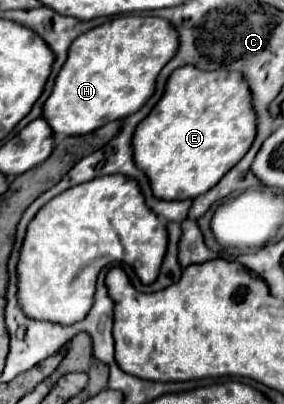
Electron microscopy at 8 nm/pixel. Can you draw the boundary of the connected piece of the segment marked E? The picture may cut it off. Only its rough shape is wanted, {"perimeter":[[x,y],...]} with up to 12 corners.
{"perimeter":[[177,68],[133,136],[153,196],[211,190],[255,138],[239,72]]}

